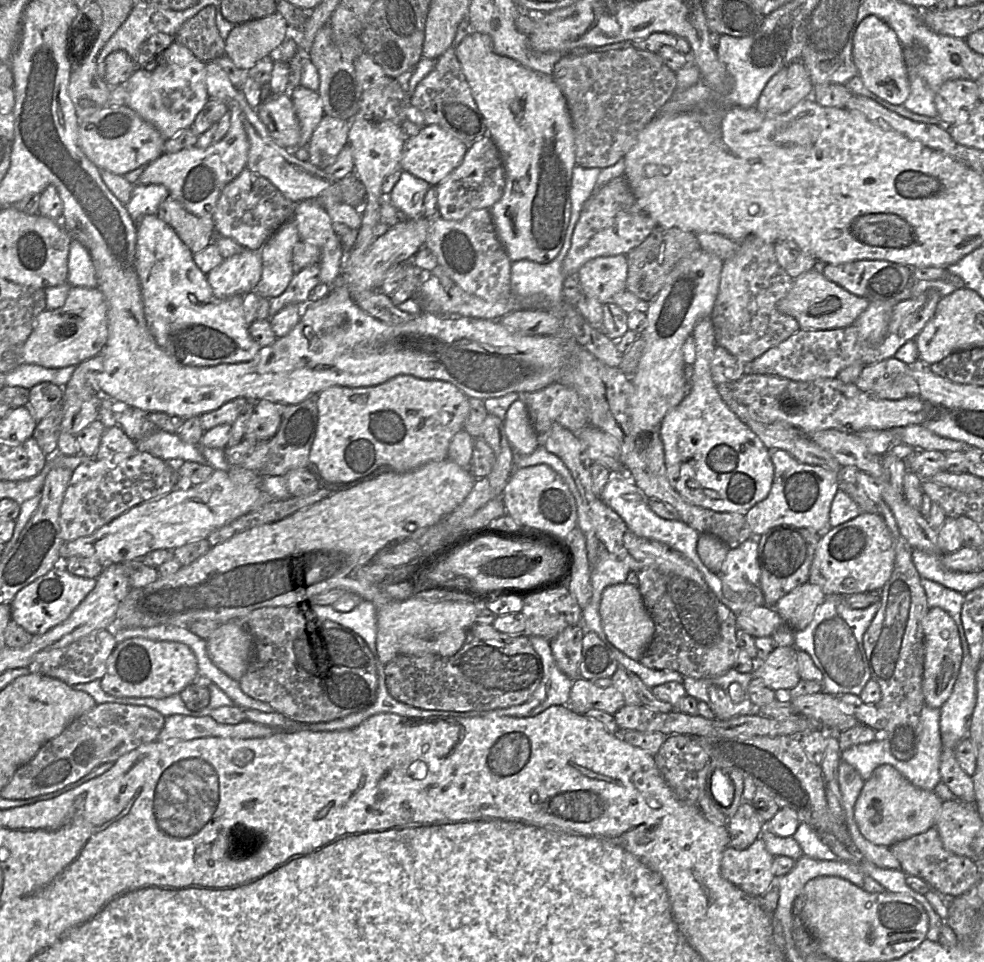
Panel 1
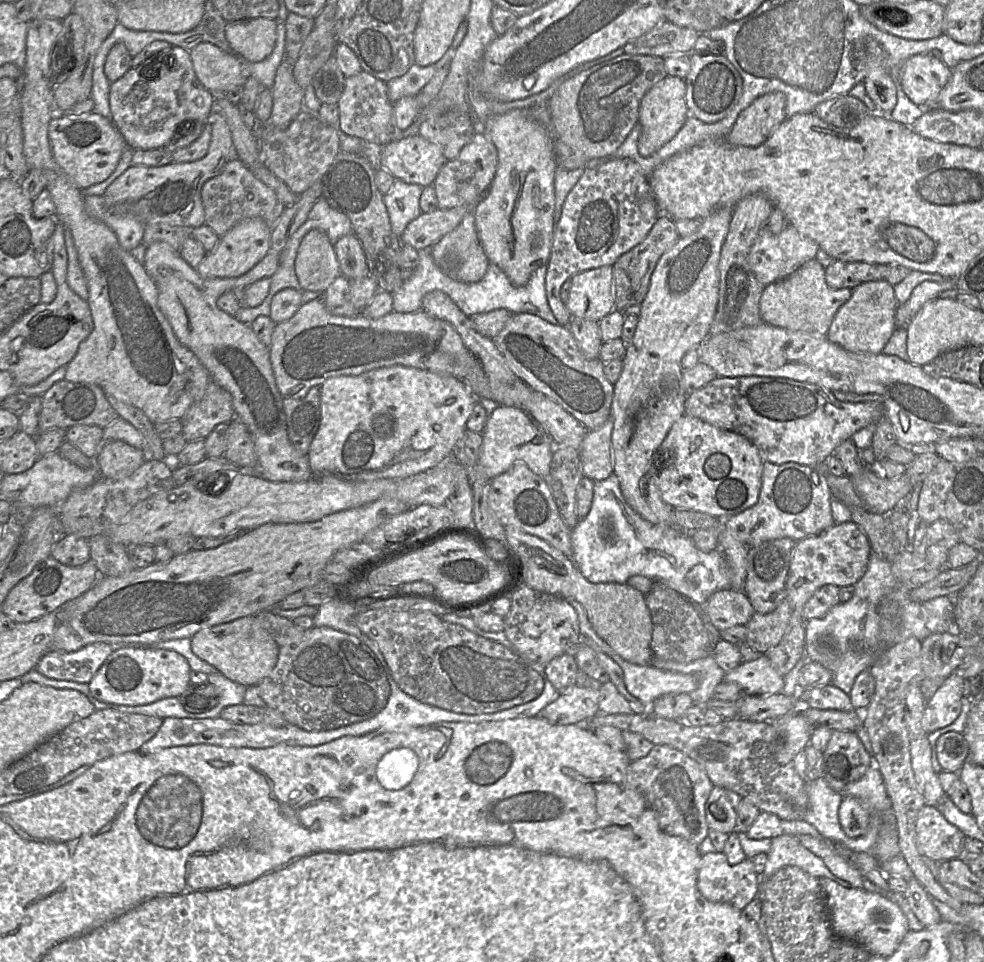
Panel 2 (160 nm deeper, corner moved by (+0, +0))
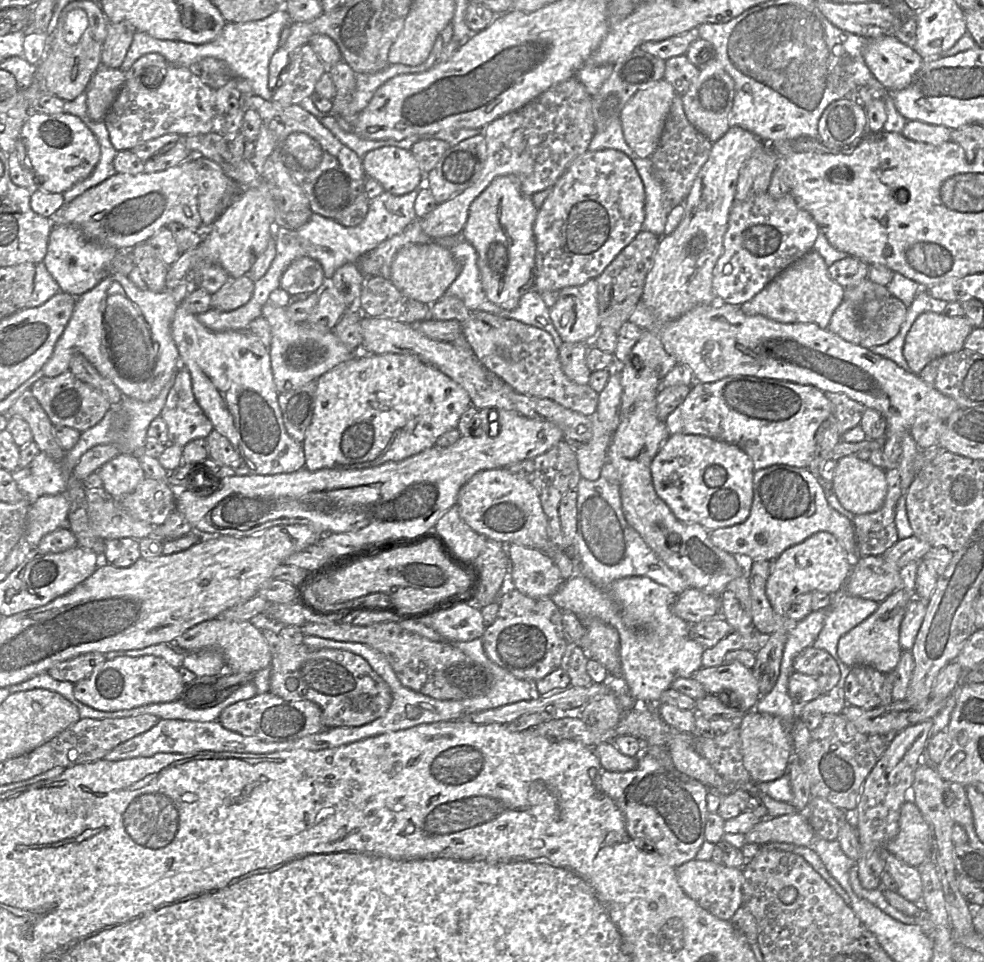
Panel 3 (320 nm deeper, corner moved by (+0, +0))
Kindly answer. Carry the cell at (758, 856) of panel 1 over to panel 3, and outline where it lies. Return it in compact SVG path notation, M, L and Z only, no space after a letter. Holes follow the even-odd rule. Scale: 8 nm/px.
M692 859L676 868L677 881L684 893L721 920L729 921L742 905L742 868L730 868L711 860Z

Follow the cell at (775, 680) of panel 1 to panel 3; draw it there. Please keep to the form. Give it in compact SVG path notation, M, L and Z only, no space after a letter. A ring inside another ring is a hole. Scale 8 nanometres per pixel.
M740 662L715 667L701 667L692 678L697 680L708 694L722 695L722 702L730 704L728 692L737 695L737 706L741 711L753 710L761 694L752 668Z

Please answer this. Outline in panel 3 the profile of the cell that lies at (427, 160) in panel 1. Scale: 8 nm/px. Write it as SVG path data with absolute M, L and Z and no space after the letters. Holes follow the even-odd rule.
M388 146L368 152L362 157L367 178L378 181L385 192L401 196L425 183L417 160L410 150Z

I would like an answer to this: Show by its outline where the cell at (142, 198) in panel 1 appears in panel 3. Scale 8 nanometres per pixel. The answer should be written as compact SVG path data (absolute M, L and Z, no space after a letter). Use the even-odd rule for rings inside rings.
M71 225L54 226L50 232L47 253L43 263L53 279L66 292L78 297L93 289L108 276L109 265L119 253L112 247L105 247L88 241L81 231Z

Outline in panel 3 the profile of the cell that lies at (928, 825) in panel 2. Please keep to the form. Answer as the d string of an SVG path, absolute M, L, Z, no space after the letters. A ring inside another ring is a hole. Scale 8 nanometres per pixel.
M907 800L903 803L898 833L885 848L913 867L932 857L931 831L914 802Z

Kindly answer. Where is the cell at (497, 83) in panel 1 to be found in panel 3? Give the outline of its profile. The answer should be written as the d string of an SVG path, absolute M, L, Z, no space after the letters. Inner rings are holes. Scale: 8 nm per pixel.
M499 176L474 200L462 238L477 252L483 290L487 298L506 311L515 309L520 298L535 288L536 242L533 226L538 208L521 191L515 176Z

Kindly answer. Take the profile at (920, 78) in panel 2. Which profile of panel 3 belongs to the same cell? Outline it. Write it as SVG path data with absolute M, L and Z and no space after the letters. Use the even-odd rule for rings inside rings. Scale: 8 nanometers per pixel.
M892 35L868 39L863 57L874 77L891 91L907 87L924 62L913 48Z

